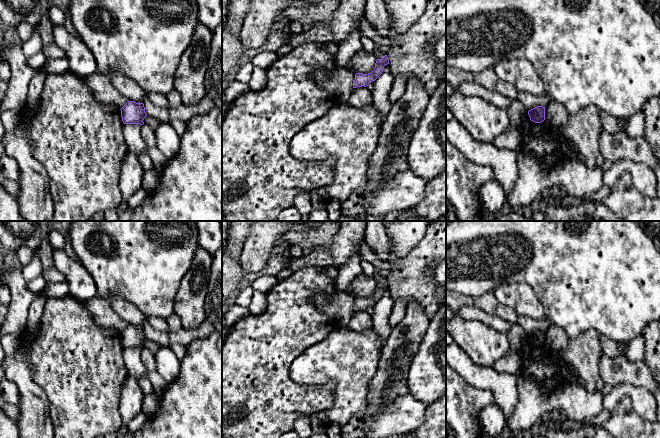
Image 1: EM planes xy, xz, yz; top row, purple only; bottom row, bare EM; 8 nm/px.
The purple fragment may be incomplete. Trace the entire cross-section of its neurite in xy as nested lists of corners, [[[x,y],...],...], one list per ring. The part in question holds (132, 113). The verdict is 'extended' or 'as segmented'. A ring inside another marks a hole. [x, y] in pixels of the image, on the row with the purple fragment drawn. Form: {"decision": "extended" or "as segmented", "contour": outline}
{"decision": "as segmented", "contour": [[[128,101],[120,110],[124,124],[144,124],[143,120],[147,114],[143,103]]]}

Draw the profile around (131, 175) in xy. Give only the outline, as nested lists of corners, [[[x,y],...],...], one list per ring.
[[[128,152],[122,161],[119,178],[119,189],[123,202],[126,202],[138,189],[142,188],[144,173],[137,154]]]

